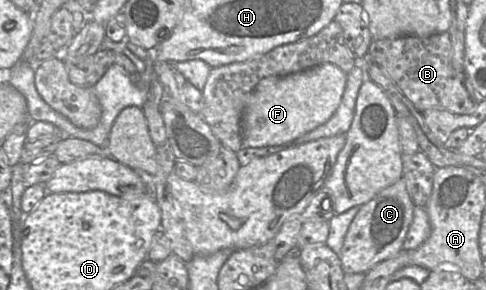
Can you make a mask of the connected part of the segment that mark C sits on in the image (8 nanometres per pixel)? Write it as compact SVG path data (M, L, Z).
M401 178L362 205L351 222L339 258L344 273L366 274L378 263L397 255L413 220L415 204Z

